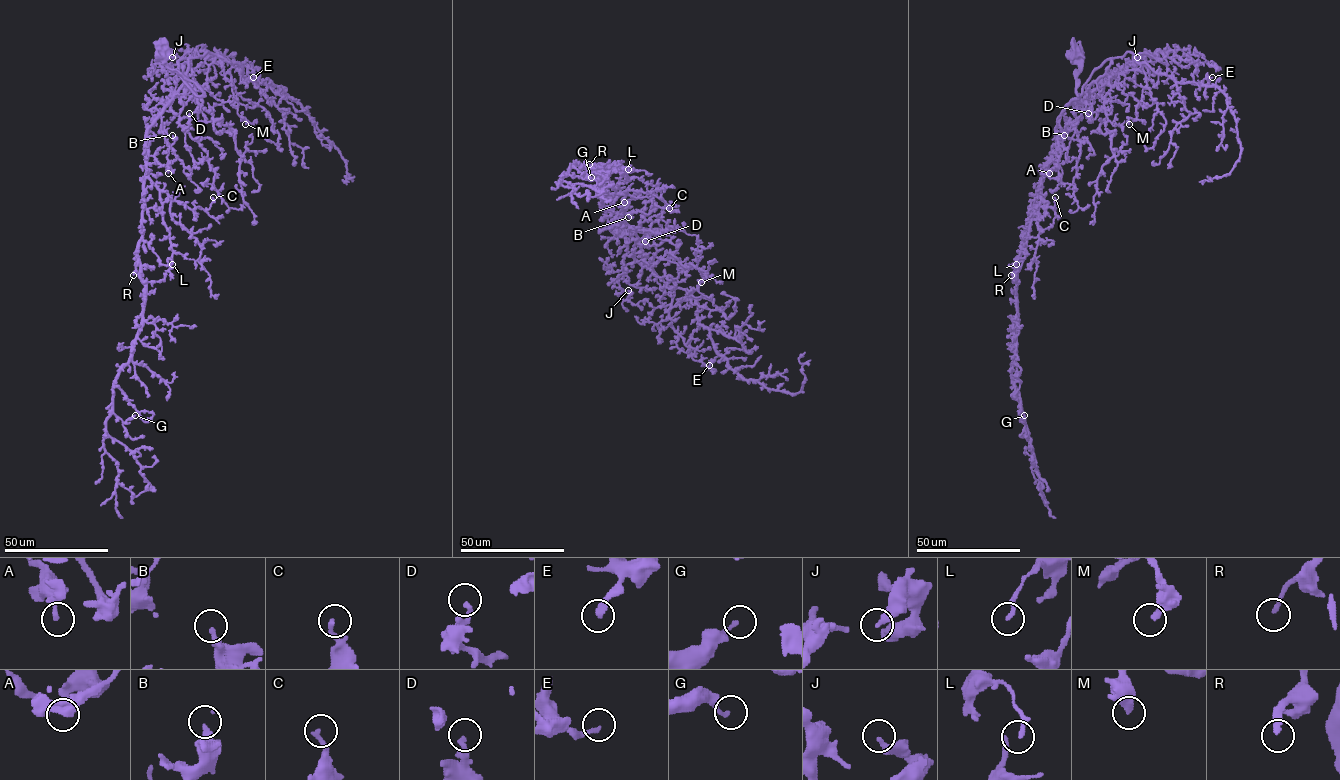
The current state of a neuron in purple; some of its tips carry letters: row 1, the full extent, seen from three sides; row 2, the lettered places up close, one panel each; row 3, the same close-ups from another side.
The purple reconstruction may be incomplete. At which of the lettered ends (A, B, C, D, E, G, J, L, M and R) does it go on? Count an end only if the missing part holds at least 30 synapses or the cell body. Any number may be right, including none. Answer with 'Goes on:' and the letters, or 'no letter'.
Goes on: R

